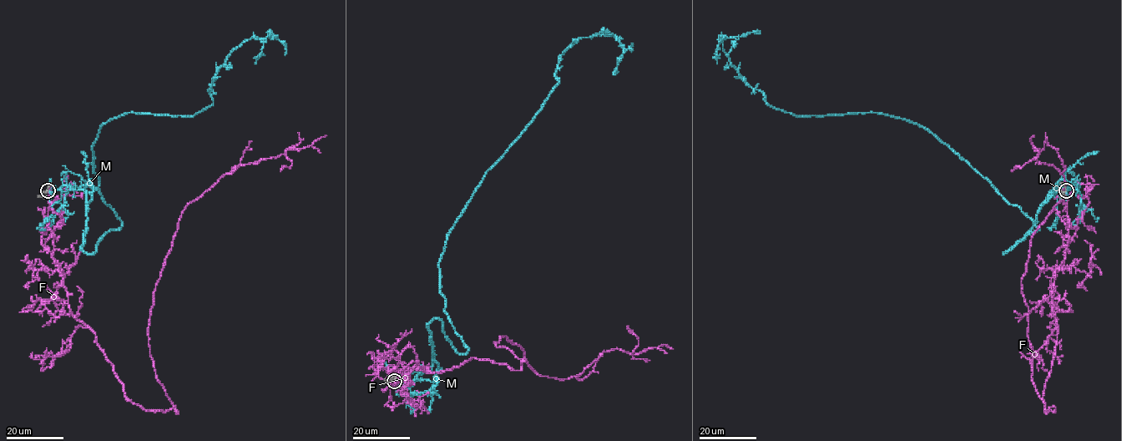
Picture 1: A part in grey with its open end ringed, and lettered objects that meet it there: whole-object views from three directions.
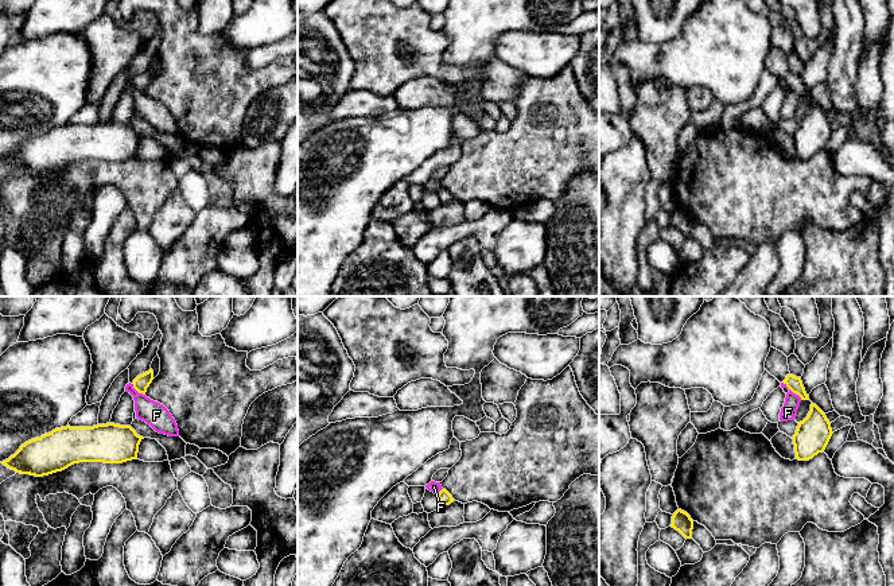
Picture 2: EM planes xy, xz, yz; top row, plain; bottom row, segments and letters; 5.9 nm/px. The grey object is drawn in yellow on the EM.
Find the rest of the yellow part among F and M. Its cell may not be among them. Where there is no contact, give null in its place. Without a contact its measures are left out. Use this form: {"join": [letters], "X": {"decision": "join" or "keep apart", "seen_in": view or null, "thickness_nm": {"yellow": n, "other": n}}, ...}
{"join": ["M"], "F": {"decision": "keep apart", "seen_in": "yz", "thickness_nm": {"yellow": 90, "other": 100}}, "M": {"decision": "join", "seen_in": null}}

